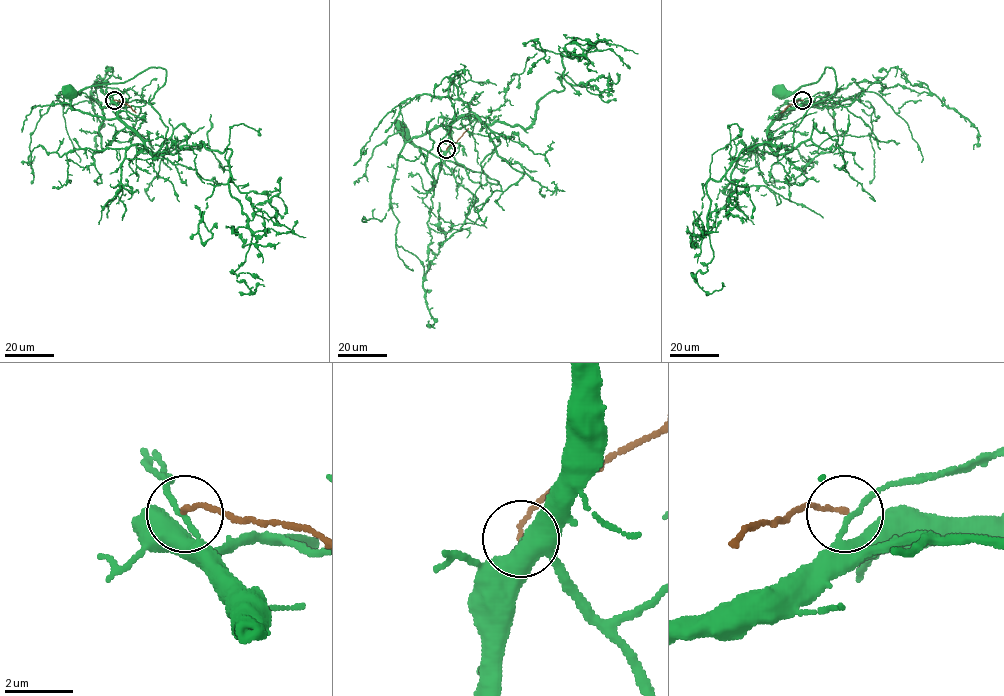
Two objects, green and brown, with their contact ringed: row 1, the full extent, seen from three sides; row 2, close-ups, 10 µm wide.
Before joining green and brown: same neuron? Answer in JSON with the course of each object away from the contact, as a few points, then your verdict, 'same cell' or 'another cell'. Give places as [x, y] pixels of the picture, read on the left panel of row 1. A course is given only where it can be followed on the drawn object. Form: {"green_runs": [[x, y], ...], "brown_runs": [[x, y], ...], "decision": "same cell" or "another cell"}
{"green_runs": [[114, 100], [146, 147], [163, 151], [167, 128], [148, 103], [166, 70], [70, 92]], "brown_runs": [[114, 100], [122, 101], [136, 112]], "decision": "another cell"}

